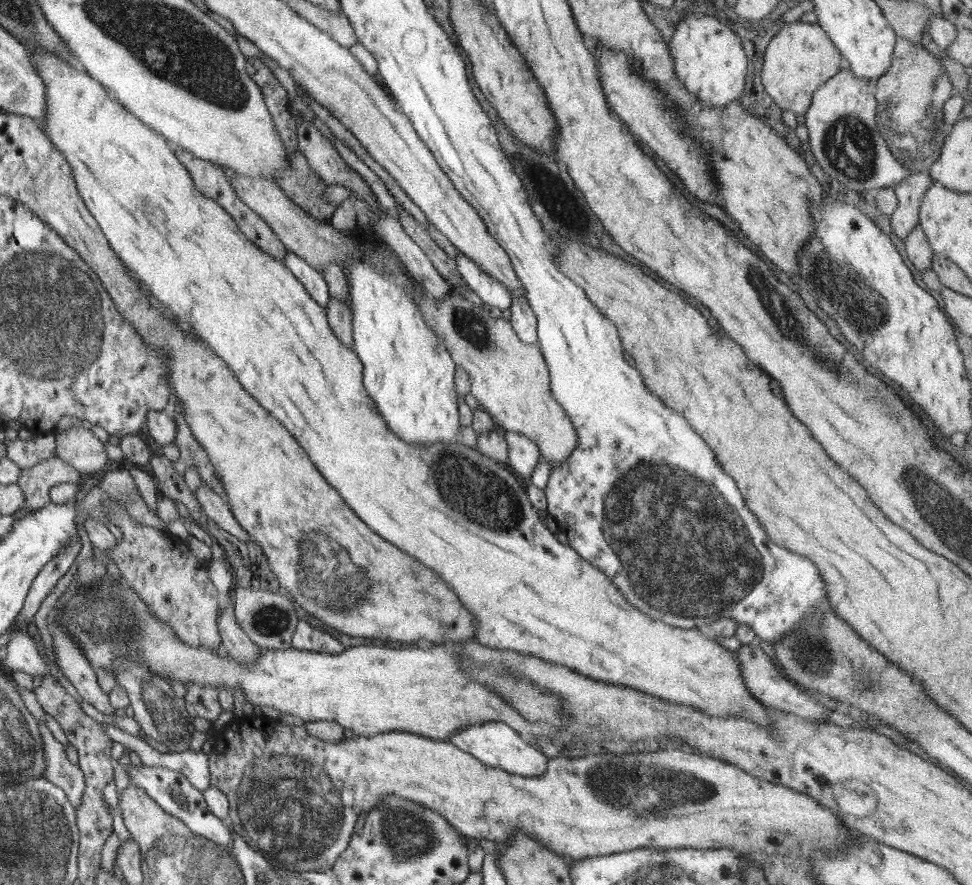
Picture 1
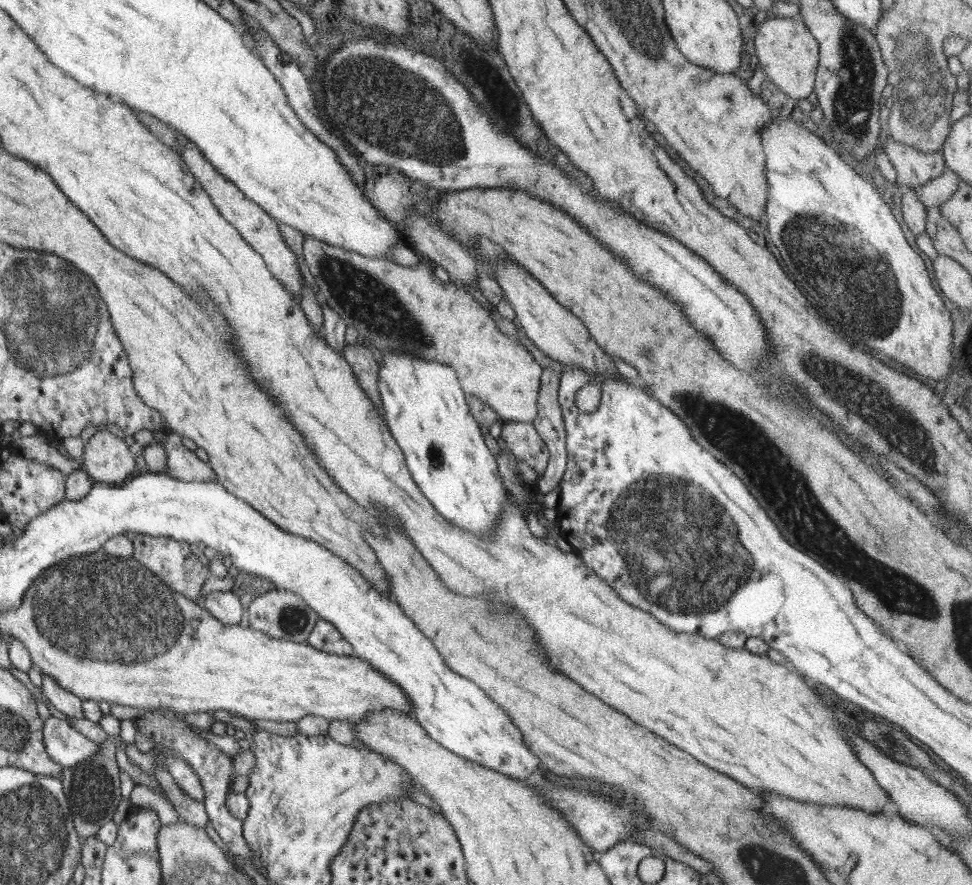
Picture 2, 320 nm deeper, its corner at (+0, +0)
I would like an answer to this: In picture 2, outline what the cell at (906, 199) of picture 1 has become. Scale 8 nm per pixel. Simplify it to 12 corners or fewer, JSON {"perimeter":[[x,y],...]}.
{"perimeter":[[890,138],[882,147],[896,184],[918,188],[944,172],[941,151],[919,151]]}

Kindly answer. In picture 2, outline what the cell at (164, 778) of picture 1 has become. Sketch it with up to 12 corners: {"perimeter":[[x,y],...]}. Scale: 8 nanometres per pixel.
{"perimeter":[[48,718],[47,753],[64,767],[91,760],[101,747],[68,721]]}

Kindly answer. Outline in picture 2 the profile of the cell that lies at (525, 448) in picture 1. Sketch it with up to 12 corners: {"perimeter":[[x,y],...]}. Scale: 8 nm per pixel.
{"perimeter":[[505,422],[500,436],[539,474],[549,452],[533,423]]}

